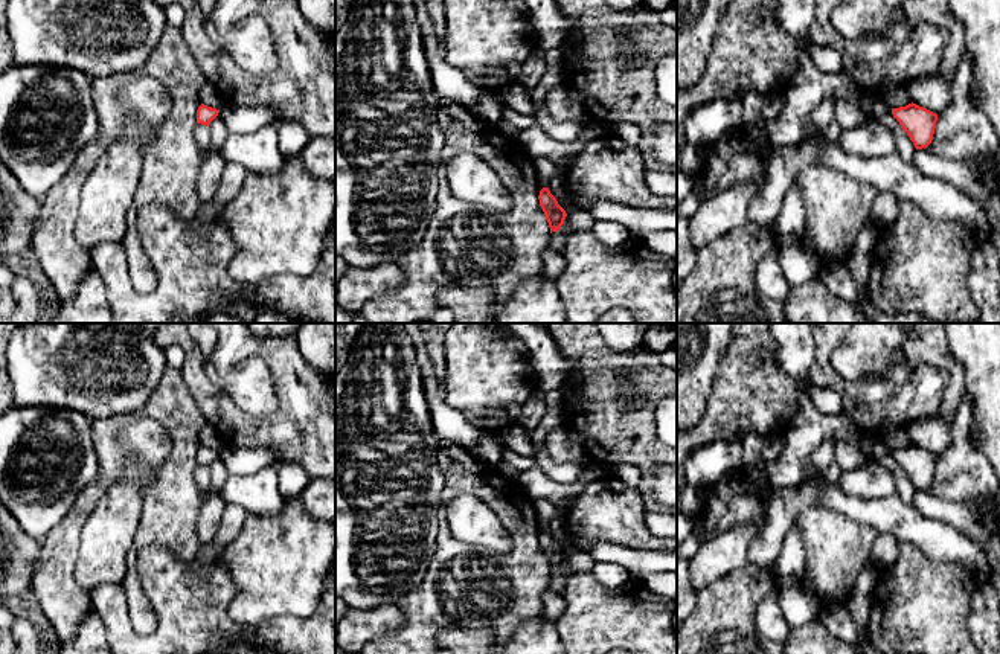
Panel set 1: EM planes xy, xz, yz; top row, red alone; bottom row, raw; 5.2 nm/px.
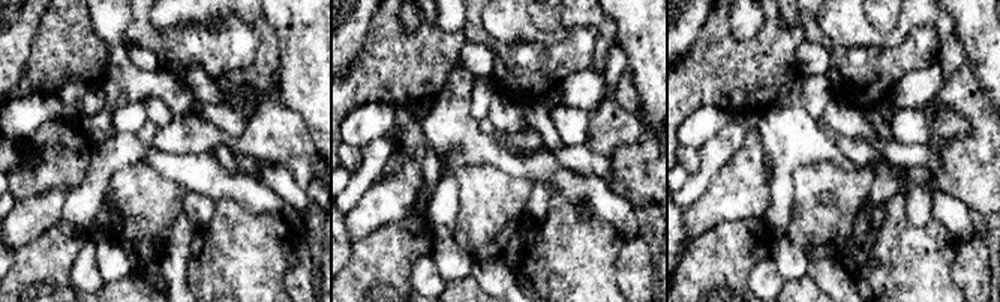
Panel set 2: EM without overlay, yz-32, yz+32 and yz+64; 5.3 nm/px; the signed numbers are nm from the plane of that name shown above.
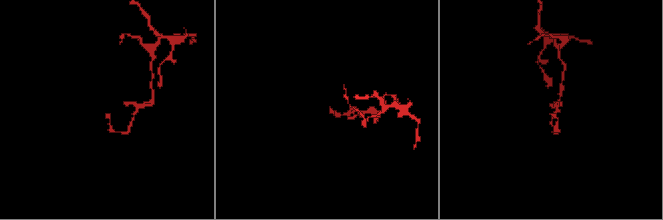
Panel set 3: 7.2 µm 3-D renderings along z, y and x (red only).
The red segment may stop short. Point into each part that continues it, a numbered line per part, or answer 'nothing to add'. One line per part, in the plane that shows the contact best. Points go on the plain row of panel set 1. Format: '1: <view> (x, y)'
nothing to add

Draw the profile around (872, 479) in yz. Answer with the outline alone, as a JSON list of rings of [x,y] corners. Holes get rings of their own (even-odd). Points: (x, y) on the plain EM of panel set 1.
[[[872,457],[855,471],[843,471],[838,485],[845,492],[861,499],[887,497],[896,492],[895,476]]]

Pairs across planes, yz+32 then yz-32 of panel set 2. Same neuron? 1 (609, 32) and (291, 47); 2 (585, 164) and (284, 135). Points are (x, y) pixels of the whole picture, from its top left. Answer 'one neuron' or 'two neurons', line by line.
1: two neurons
2: two neurons

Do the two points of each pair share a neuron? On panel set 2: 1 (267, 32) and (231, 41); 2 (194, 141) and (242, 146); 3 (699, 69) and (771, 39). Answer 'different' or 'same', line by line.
1: different
2: same
3: same

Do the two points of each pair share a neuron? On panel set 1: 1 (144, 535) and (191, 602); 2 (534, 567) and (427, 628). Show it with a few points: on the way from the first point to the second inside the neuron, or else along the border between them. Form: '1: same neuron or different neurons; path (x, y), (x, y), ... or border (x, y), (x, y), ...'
1: different neurons; border (136, 555), (145, 546), (165, 546), (183, 563)
2: same neuron; path (499, 577), (488, 587), (436, 587), (433, 593)

